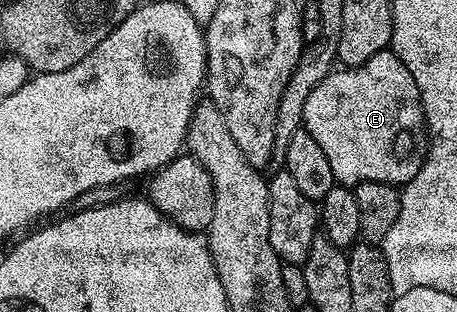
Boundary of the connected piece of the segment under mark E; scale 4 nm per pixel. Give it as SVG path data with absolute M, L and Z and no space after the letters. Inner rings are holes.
M390 48L377 51L377 55L373 55L368 61L360 65L336 68L325 79L321 79L321 83L317 83L317 87L313 87L313 91L309 91L309 97L305 99L302 128L307 129L309 135L313 135L313 139L317 139L317 144L321 146L321 152L324 153L325 159L329 159L329 167L333 167L336 182L348 187L360 185L363 181L376 181L377 183L389 183L396 187L402 187L413 179L413 175L423 166L423 160L427 157L427 143L429 140L427 120L423 114L419 88L413 79L413 75L409 75L409 67L405 67L405 63L401 63L401 59L396 53L391 52Z

